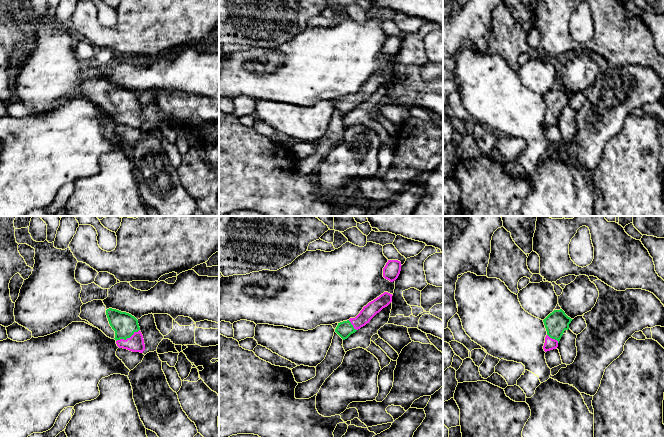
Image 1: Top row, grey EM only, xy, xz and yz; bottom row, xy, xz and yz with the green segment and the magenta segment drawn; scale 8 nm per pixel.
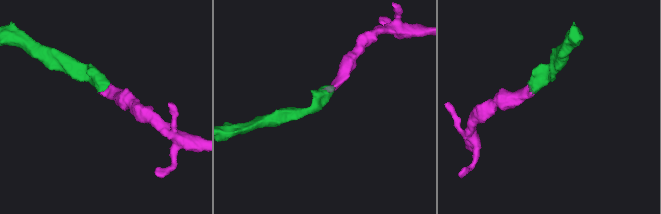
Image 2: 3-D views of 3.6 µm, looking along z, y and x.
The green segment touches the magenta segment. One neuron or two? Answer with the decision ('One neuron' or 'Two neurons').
One neuron

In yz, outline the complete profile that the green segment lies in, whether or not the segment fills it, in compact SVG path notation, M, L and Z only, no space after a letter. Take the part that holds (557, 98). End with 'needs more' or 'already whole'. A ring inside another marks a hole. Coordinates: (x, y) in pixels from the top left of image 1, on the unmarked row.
M562 85L554 86L543 96L547 107L543 122L545 128L558 123L564 107L569 105L569 100L572 96Z; needs more

